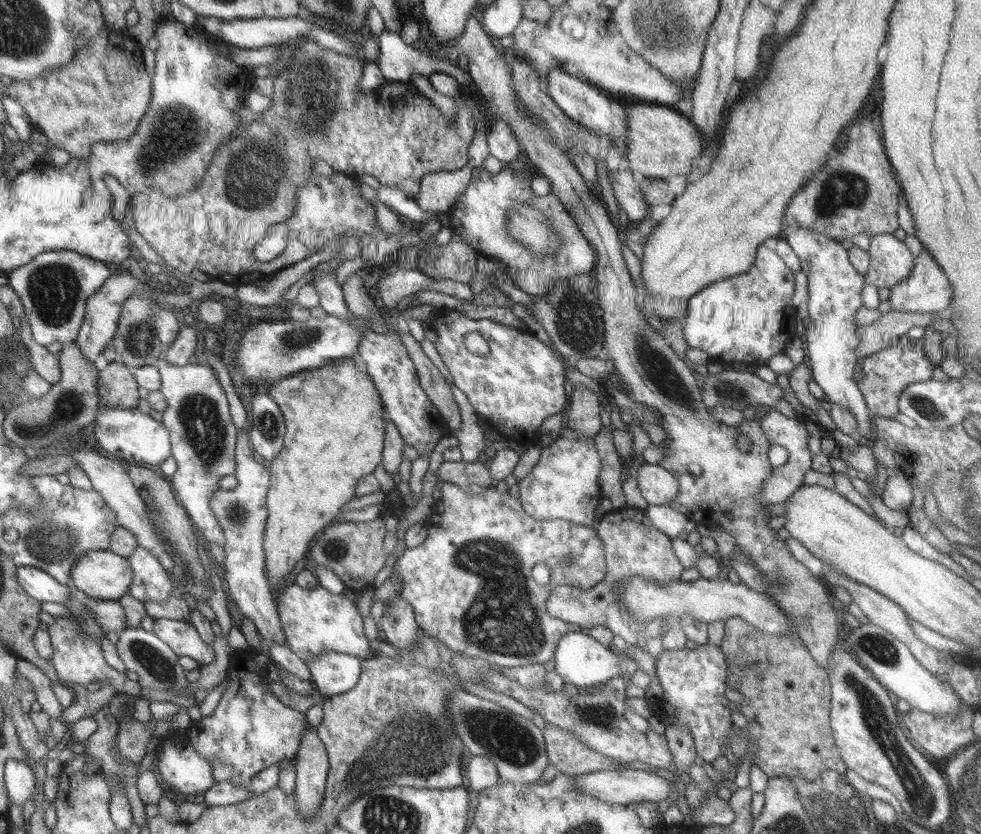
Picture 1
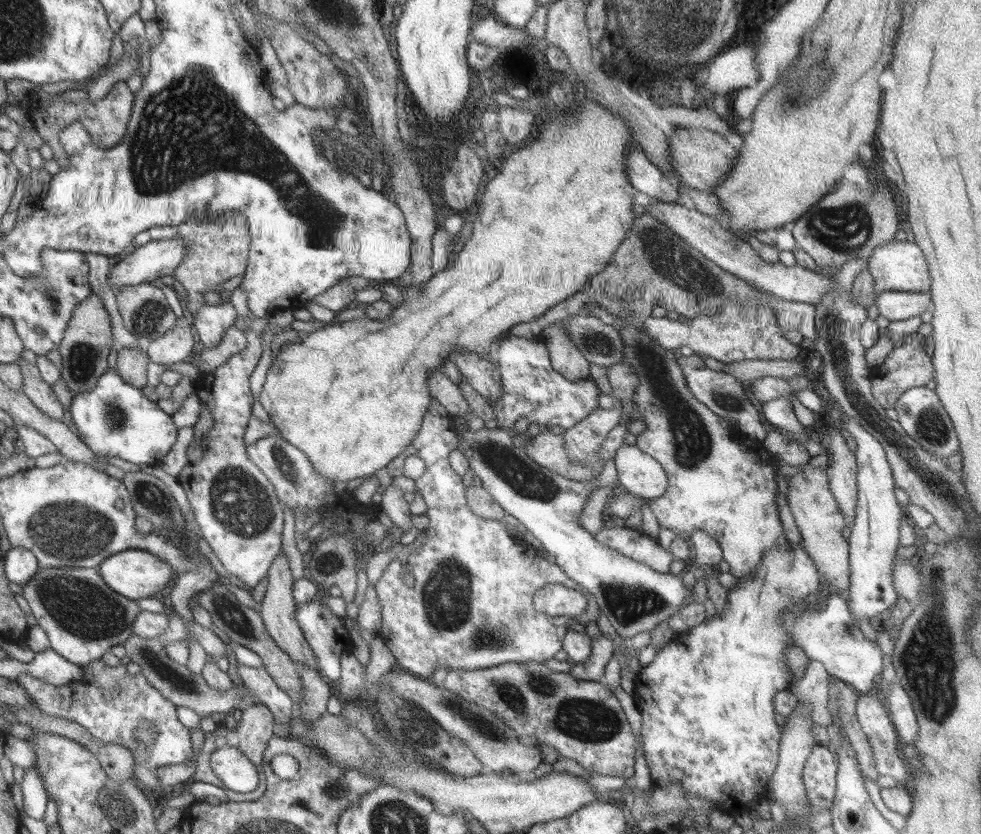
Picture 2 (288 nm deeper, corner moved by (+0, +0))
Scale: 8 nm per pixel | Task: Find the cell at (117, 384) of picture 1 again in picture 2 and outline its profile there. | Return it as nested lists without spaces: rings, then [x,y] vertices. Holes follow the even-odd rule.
[[[119,348],[117,352],[117,366],[115,372],[131,384],[133,388],[143,388],[147,386],[147,364],[151,360],[147,358],[147,352],[137,350],[137,348]]]

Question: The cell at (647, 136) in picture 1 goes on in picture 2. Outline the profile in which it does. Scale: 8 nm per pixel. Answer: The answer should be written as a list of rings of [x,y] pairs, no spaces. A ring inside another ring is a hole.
[[[673,130],[673,136],[669,138],[669,164],[685,188],[711,194],[733,170],[735,158],[737,148],[711,130]]]

